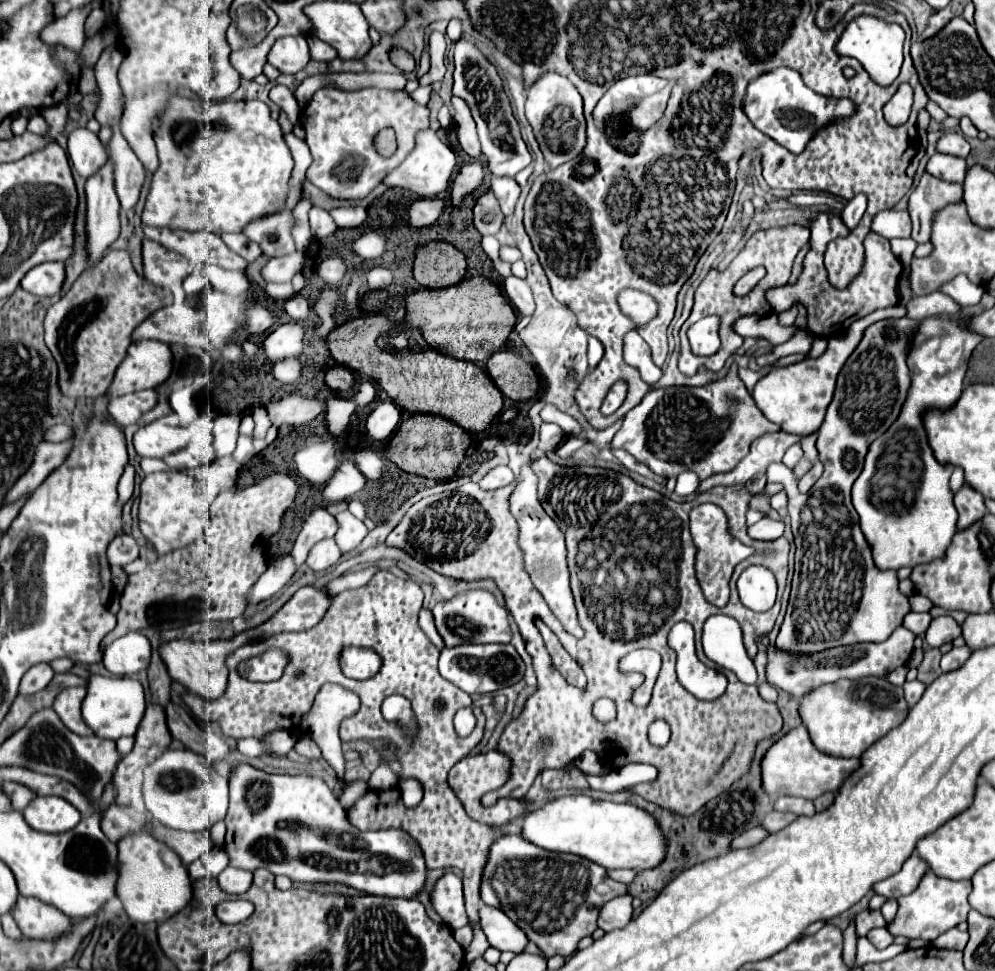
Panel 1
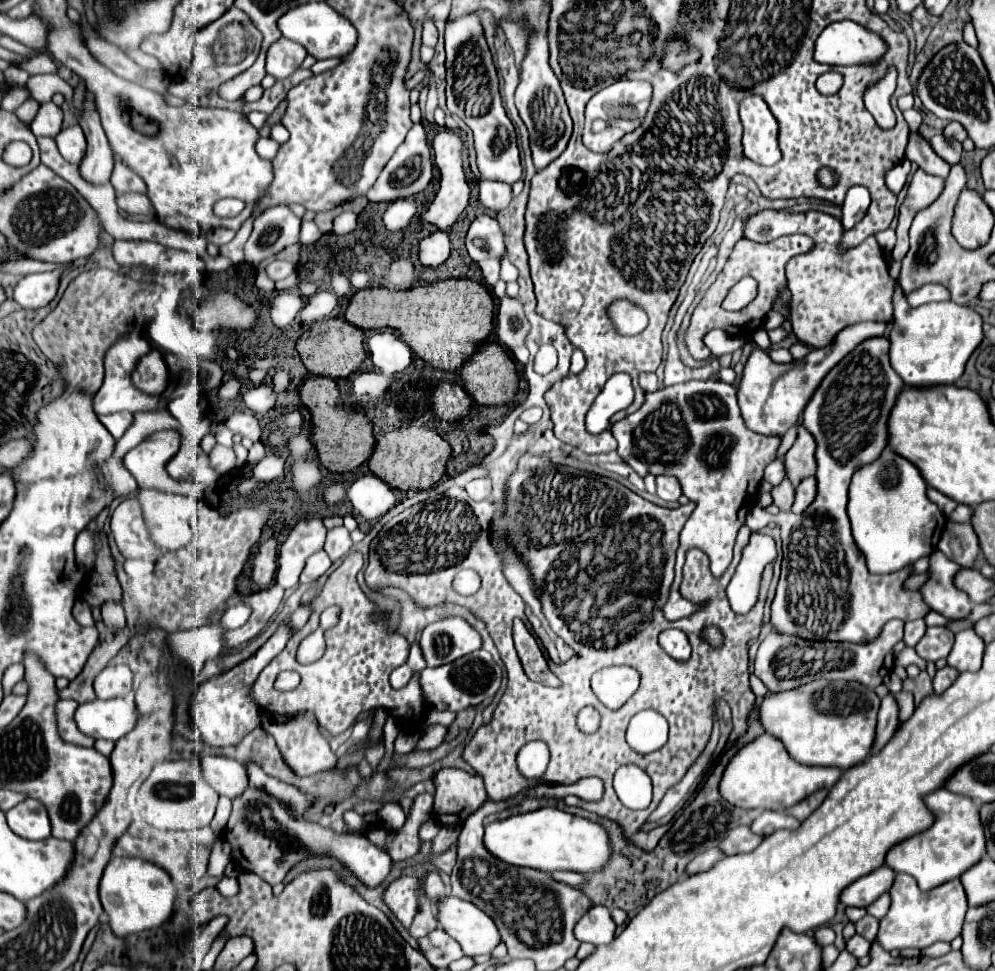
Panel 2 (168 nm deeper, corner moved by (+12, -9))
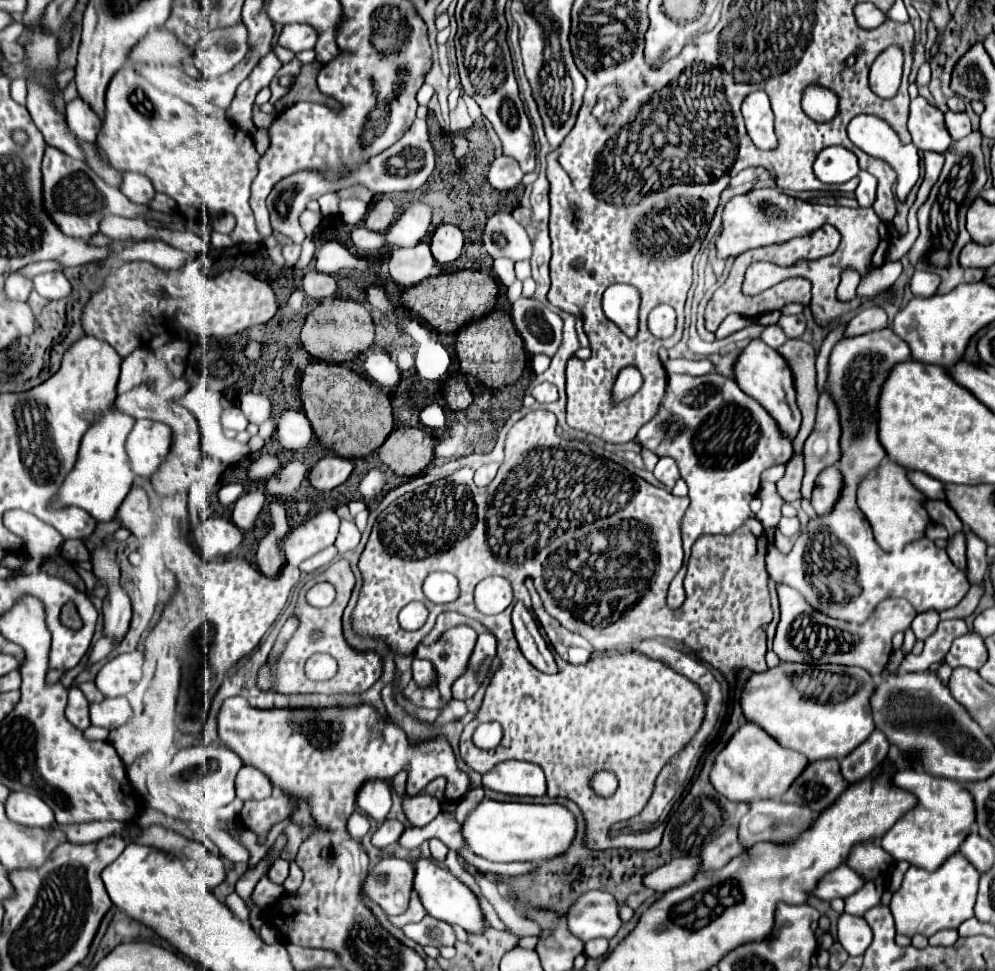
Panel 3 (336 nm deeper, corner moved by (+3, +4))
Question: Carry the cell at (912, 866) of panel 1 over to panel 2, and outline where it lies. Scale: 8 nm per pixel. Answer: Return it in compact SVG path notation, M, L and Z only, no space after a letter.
M880 866L880 868L876 868L876 872L870 872L868 876L852 882L842 892L842 904L858 906L858 908L868 908L882 894L890 892L890 888L894 884L894 878L896 878L896 872L892 868Z

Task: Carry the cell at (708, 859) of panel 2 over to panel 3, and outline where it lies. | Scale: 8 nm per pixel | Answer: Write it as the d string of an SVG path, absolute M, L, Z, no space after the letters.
M697 857L673 859L671 863L665 863L665 867L643 875L643 885L655 893L671 891L683 885L685 881L693 879L693 867L697 867Z

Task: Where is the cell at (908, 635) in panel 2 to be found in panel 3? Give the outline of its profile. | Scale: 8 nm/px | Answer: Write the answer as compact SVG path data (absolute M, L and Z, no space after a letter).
M927 611L927 613L919 613L919 615L913 619L911 627L913 627L917 639L925 641L929 635L935 633L939 621L941 621L941 619L939 619L939 613L935 613L935 611Z

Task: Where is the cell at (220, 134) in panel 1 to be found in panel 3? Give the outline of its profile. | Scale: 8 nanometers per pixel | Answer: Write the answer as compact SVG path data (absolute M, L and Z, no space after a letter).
M123 67L121 71L117 71L115 79L111 79L105 91L105 117L95 143L105 151L105 155L109 157L111 165L117 171L121 173L135 171L147 175L157 193L165 193L171 199L175 199L178 210L187 220L195 219L207 224L209 215L231 213L237 219L233 243L261 241L259 231L255 227L253 211L247 203L253 175L257 175L257 159L261 159L261 155L255 151L251 137L243 133L237 125L197 113L185 101L155 89L147 79L139 77L133 69Z

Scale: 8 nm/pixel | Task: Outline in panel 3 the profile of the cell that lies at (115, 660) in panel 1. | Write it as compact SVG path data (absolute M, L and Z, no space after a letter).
M139 651L119 655L111 659L97 675L95 685L103 693L103 697L123 697L135 689L141 679L143 655Z

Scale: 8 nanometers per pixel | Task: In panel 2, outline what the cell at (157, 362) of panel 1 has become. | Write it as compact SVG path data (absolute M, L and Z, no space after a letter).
M152 350L150 354L142 356L132 372L132 384L150 396L156 396L164 392L168 382L168 370L162 360L162 354L158 350Z

